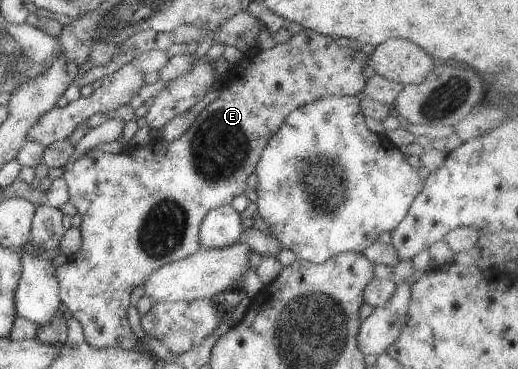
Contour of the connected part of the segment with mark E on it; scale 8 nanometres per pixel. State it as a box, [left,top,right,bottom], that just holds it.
[54,29,374,349]

